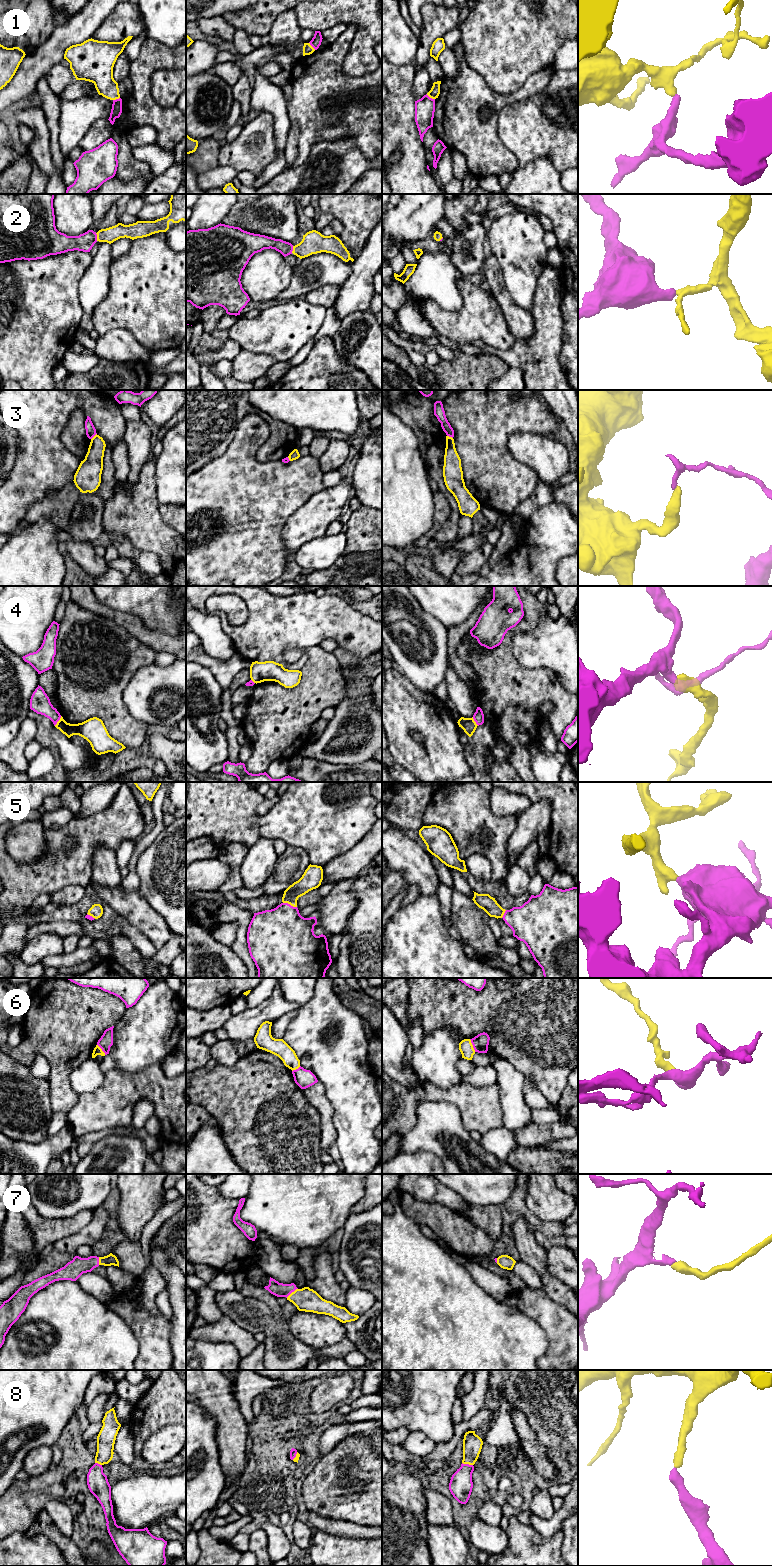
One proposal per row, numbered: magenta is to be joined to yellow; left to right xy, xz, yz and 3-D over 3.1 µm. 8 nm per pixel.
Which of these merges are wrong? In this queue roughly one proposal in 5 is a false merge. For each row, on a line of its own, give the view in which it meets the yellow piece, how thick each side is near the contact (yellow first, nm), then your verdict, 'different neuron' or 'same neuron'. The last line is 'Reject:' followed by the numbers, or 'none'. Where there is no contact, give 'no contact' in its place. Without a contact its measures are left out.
1: contact in yz; calibres 80 and 160 nm; different neuron
2: contact in xy; calibres 120 and 150 nm; same neuron
3: contact in xy; calibres 180 and 80 nm; different neuron
4: contact in xy; calibres 150 and 160 nm; different neuron
5: contact in xz; calibres 150 and 420 nm; same neuron
6: contact in yz; calibres 110 and 130 nm; different neuron
7: contact in xz; calibres 190 and 110 nm; same neuron
8: contact in yz; calibres 160 and 190 nm; same neuron
Reject: 1, 3, 4, 6

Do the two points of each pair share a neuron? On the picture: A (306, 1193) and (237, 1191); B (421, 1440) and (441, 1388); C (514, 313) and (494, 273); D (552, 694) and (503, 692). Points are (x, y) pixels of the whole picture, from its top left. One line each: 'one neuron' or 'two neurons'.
A: two neurons
B: two neurons
C: one neuron
D: one neuron

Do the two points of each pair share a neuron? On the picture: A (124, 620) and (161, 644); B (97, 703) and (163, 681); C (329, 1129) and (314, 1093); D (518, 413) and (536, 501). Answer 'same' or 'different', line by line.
A: same
B: different
C: same
D: different

